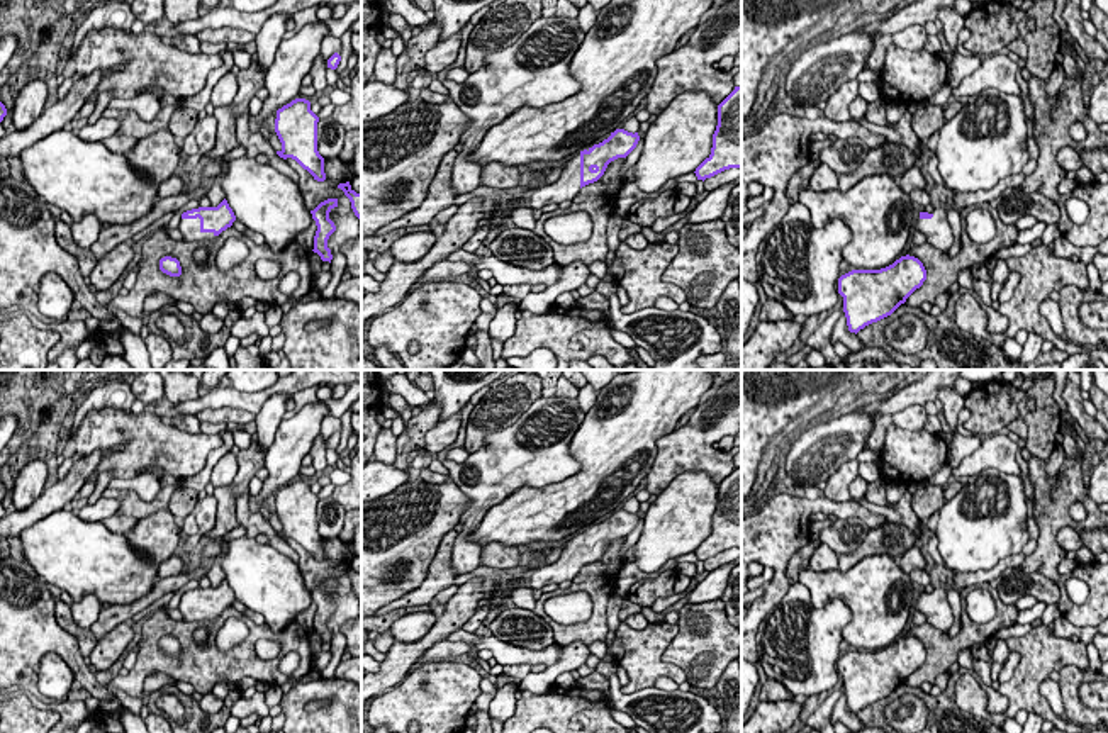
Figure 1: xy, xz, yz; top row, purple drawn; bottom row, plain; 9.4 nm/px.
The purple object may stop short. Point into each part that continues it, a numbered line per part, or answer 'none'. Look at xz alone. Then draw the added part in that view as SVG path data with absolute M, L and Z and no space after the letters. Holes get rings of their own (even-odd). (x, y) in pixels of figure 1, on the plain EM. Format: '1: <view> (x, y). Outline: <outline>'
1: xz (567, 565). Outline: M580 533L567 541L560 558L553 563L534 567L534 574L528 580L528 587L541 590L548 584L574 580L580 572Z

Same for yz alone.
1: yz (937, 609). Outline: M933 589L932 599L918 599L916 611L926 616L926 621L942 631L949 631L954 624L954 611L947 599L947 589Z

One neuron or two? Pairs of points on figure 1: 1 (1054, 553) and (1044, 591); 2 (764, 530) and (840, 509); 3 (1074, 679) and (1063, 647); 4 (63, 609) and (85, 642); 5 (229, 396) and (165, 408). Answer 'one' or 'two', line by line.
1: two
2: one
3: two
4: one
5: one

